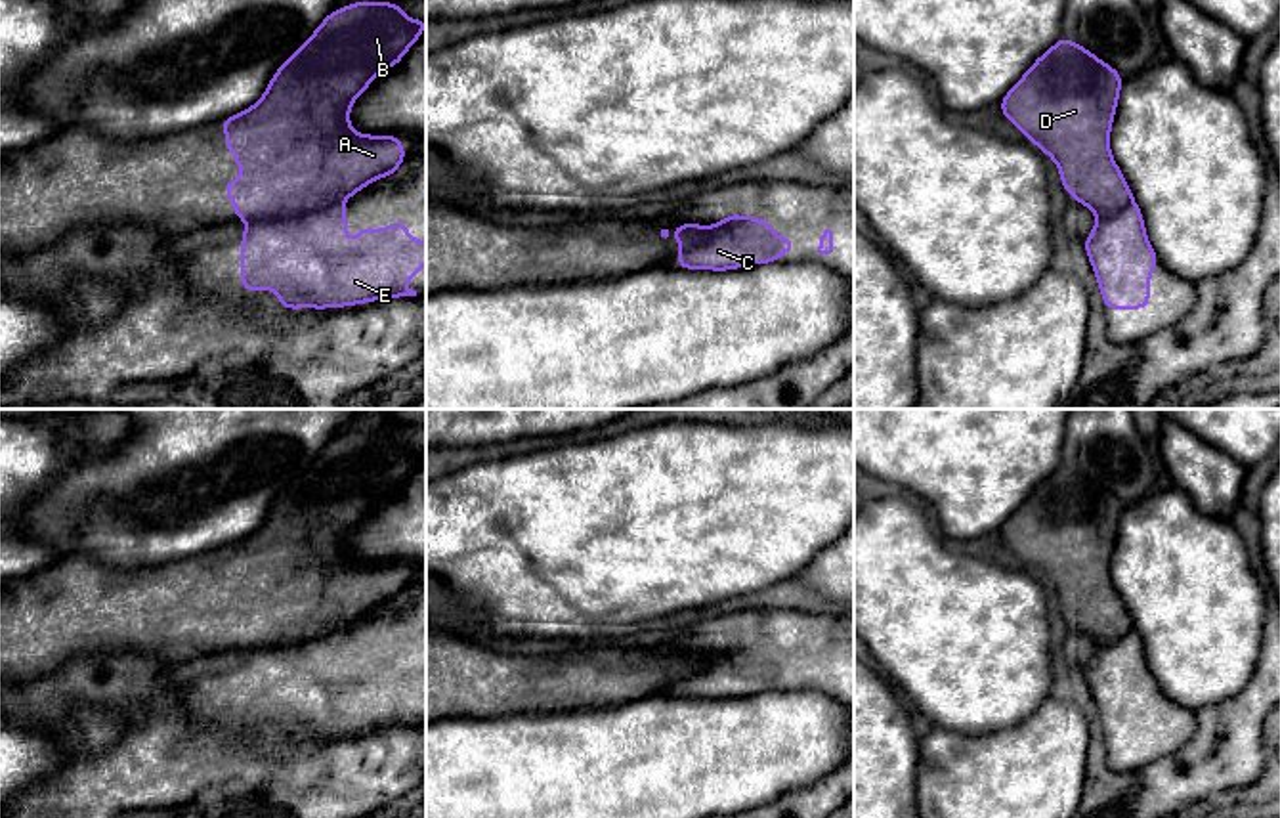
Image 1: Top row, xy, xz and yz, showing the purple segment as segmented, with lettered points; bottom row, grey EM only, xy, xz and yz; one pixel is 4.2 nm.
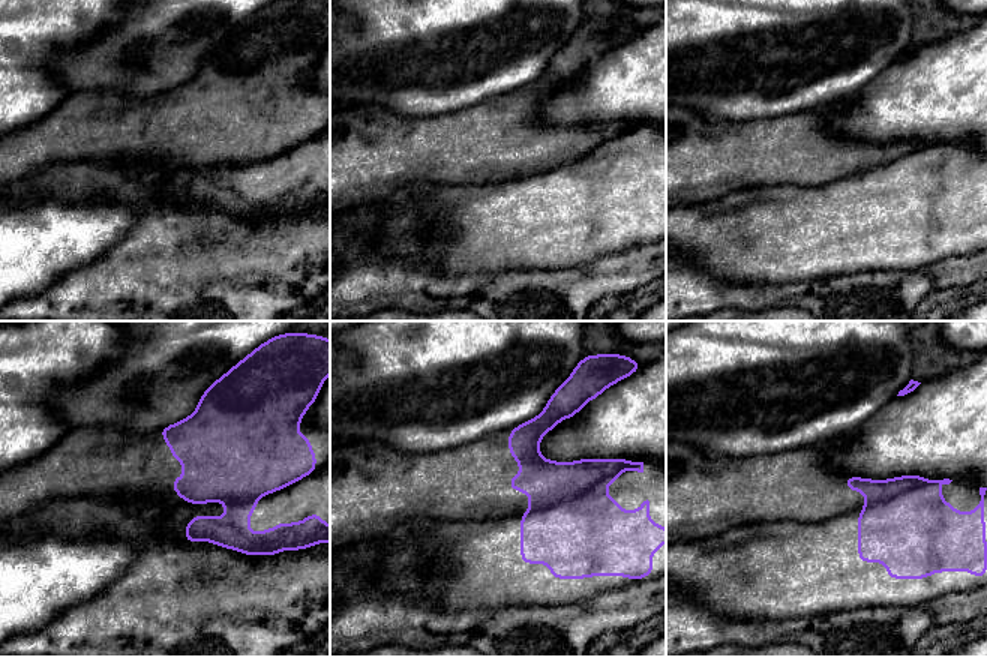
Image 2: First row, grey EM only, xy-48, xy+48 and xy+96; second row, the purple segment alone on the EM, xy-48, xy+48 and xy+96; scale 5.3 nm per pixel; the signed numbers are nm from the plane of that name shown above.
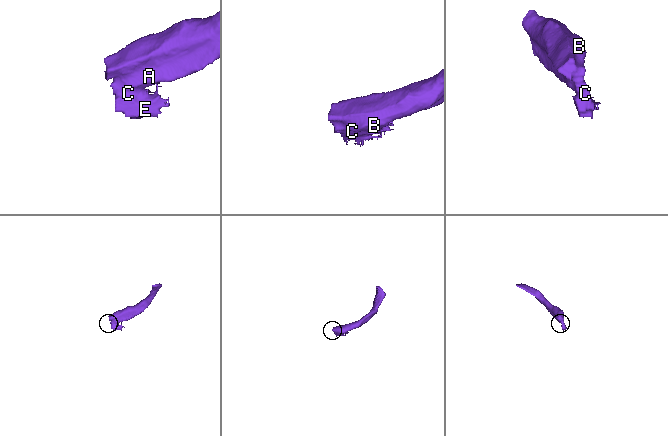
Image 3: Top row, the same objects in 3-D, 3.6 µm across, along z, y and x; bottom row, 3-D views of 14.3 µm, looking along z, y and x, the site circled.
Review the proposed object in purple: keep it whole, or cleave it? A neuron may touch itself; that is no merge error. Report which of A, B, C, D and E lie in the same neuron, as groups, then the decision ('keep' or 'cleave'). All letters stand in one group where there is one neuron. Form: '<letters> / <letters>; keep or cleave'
A B D / C E; cleave

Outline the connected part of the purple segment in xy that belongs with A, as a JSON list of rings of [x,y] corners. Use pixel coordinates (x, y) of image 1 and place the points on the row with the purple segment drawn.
[[[357,0],[336,8],[273,73],[252,107],[218,120],[225,132],[225,151],[237,159],[245,174],[243,180],[227,180],[222,189],[233,201],[233,220],[252,224],[309,214],[340,197],[359,193],[409,157],[401,147],[401,136],[353,132],[350,111],[355,97],[382,71],[401,63],[424,27],[424,17],[405,17],[395,2]]]

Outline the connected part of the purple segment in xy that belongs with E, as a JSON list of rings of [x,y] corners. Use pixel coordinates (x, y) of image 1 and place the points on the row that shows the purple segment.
[[[340,197],[302,216],[252,222],[241,233],[241,289],[277,291],[281,310],[416,296],[405,279],[422,271],[426,243],[411,237],[399,216],[384,229],[363,222],[357,241],[348,245],[346,201]]]

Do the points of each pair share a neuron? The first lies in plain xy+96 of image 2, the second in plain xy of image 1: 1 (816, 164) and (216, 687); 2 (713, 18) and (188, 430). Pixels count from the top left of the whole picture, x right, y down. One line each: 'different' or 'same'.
1: different
2: same

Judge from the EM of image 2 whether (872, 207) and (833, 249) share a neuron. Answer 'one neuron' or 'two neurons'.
one neuron

